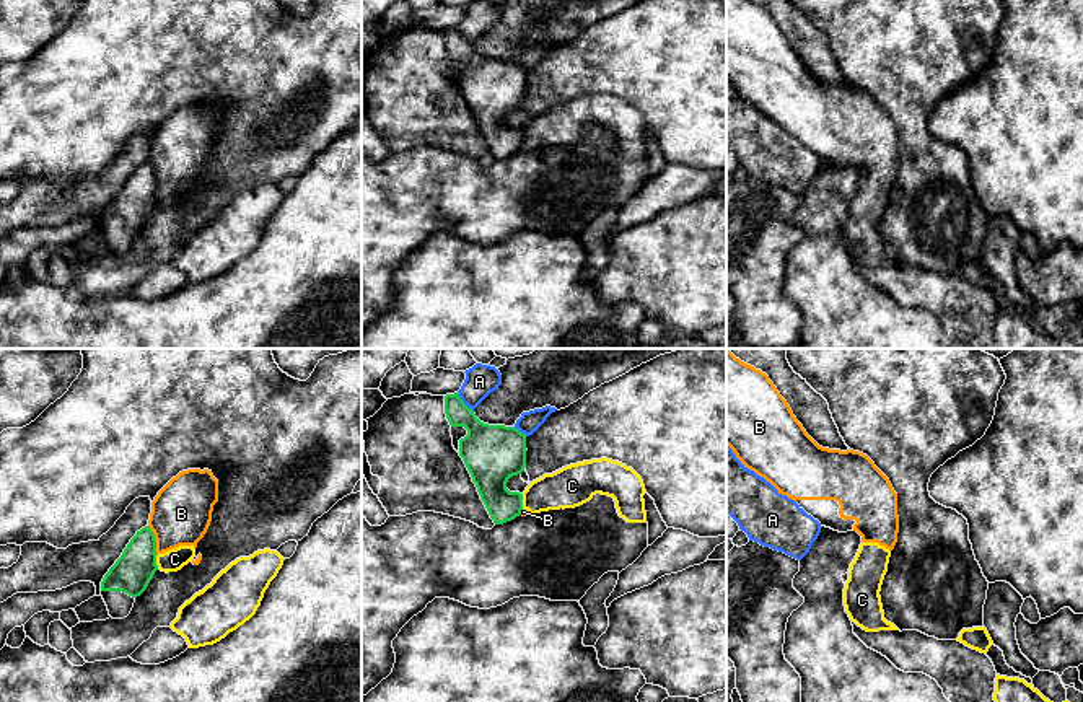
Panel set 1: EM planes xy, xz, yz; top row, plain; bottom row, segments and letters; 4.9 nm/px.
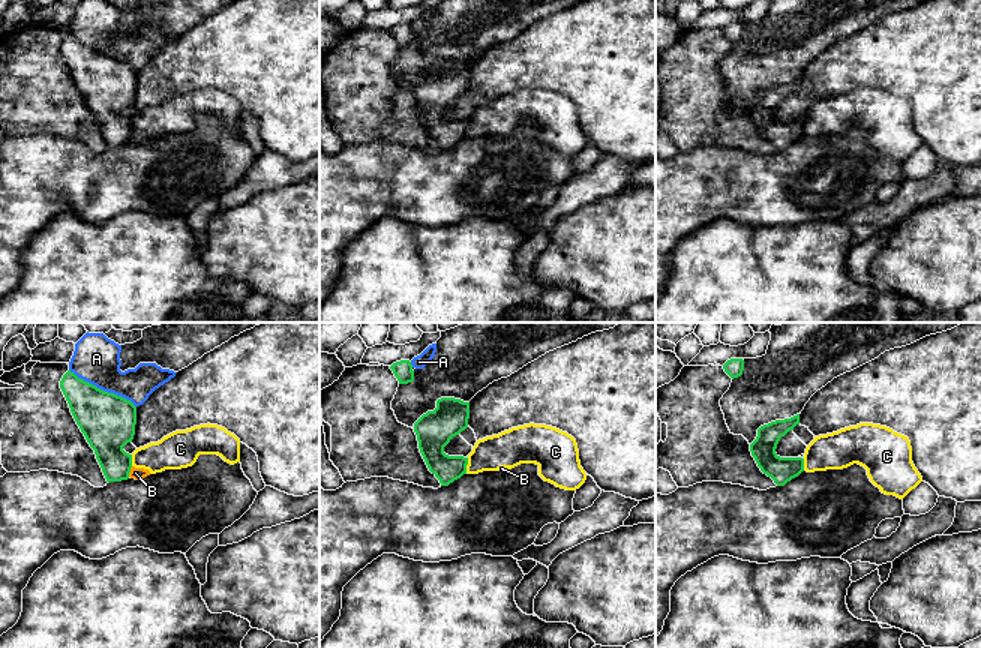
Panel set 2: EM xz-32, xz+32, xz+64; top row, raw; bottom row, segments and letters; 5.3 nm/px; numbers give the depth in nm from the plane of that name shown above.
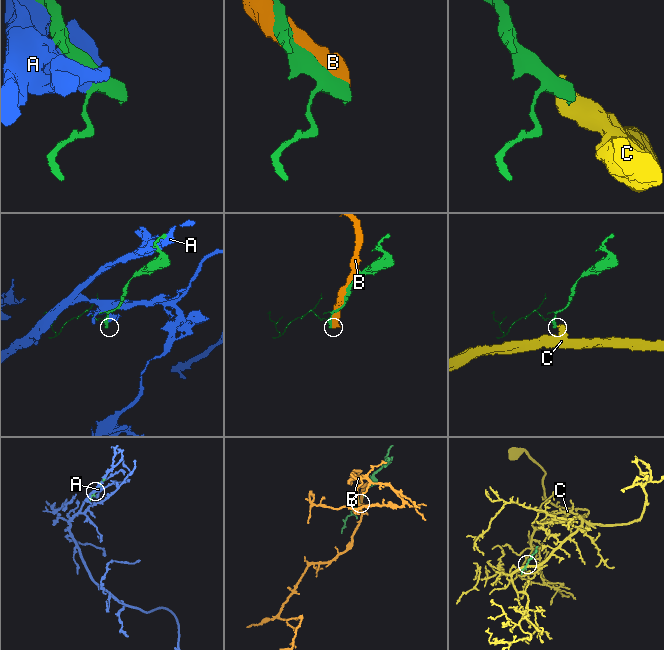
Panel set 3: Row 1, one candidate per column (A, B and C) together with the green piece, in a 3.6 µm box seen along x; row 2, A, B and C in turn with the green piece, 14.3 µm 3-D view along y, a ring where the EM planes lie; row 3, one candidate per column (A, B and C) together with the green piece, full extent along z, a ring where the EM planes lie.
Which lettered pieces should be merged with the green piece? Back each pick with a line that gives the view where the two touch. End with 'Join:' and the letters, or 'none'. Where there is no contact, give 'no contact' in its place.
Join: none

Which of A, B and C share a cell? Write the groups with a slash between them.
A / B C

